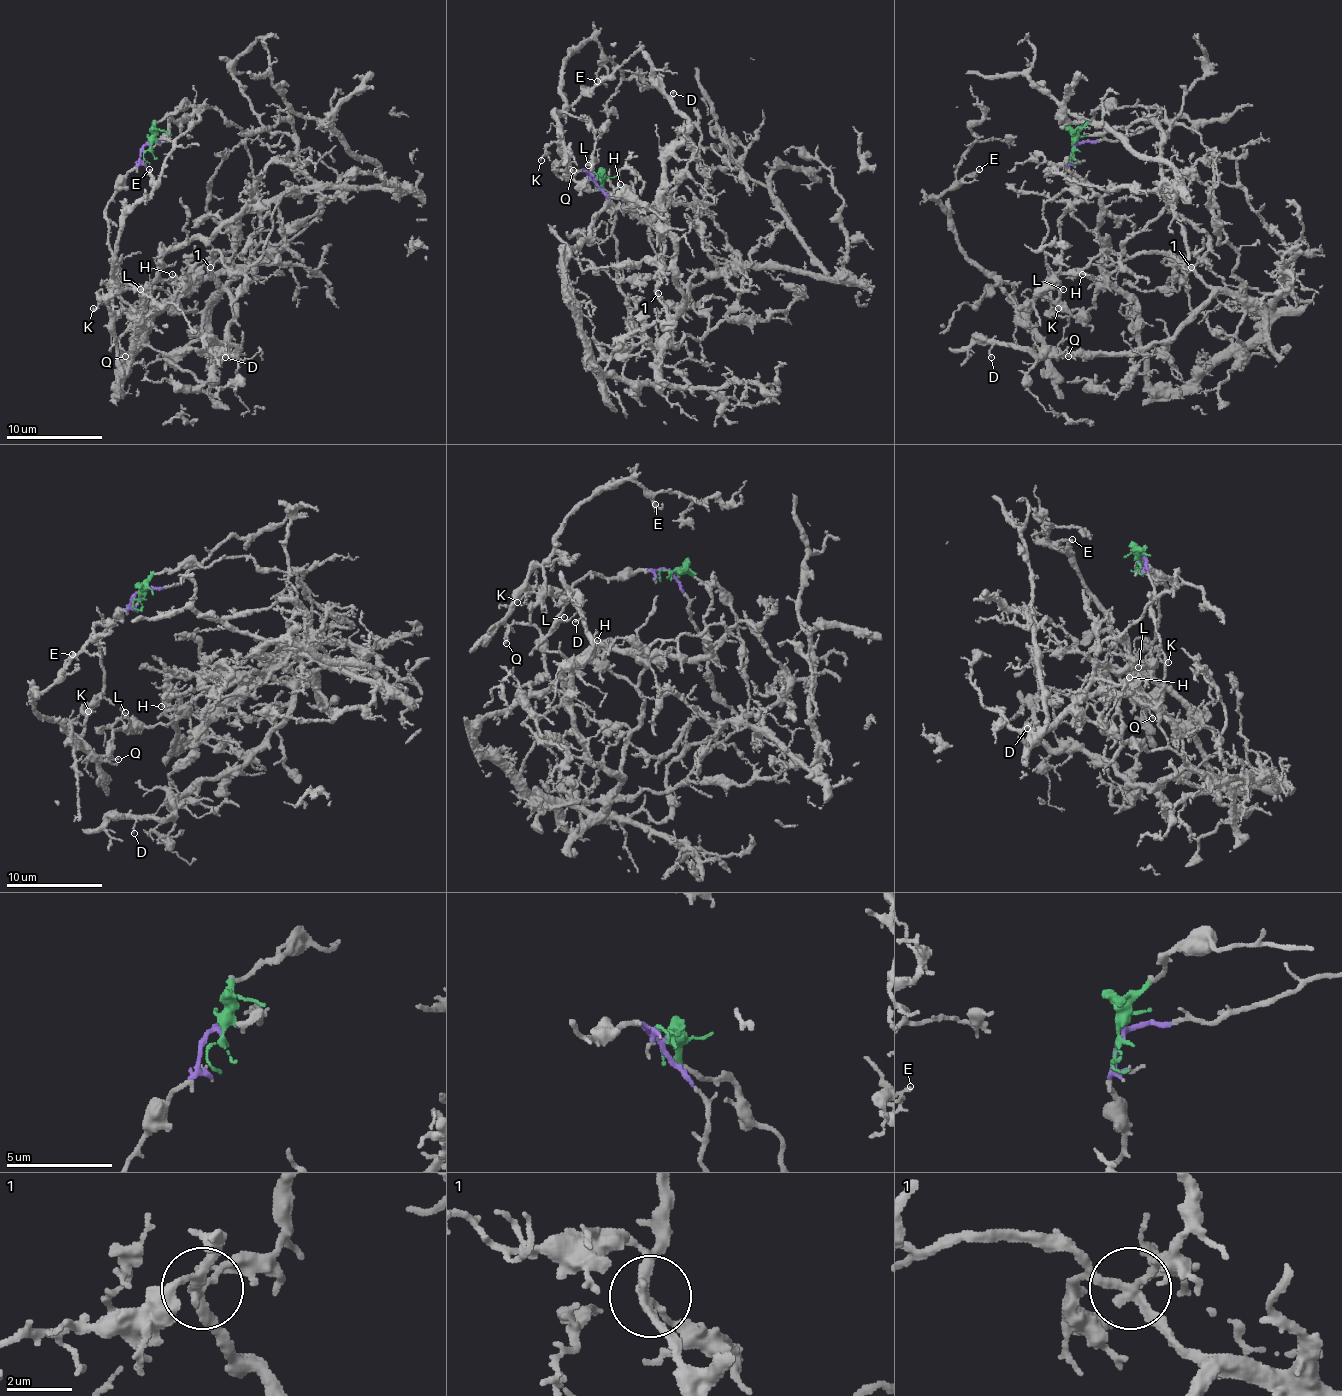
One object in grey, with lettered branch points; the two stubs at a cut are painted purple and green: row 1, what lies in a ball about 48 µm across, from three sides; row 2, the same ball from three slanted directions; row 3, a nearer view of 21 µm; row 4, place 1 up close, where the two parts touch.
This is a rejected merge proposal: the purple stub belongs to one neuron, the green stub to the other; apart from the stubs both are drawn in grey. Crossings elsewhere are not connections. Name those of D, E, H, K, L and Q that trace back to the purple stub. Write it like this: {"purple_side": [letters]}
{"purple_side": ["E", "K", "Q"]}

